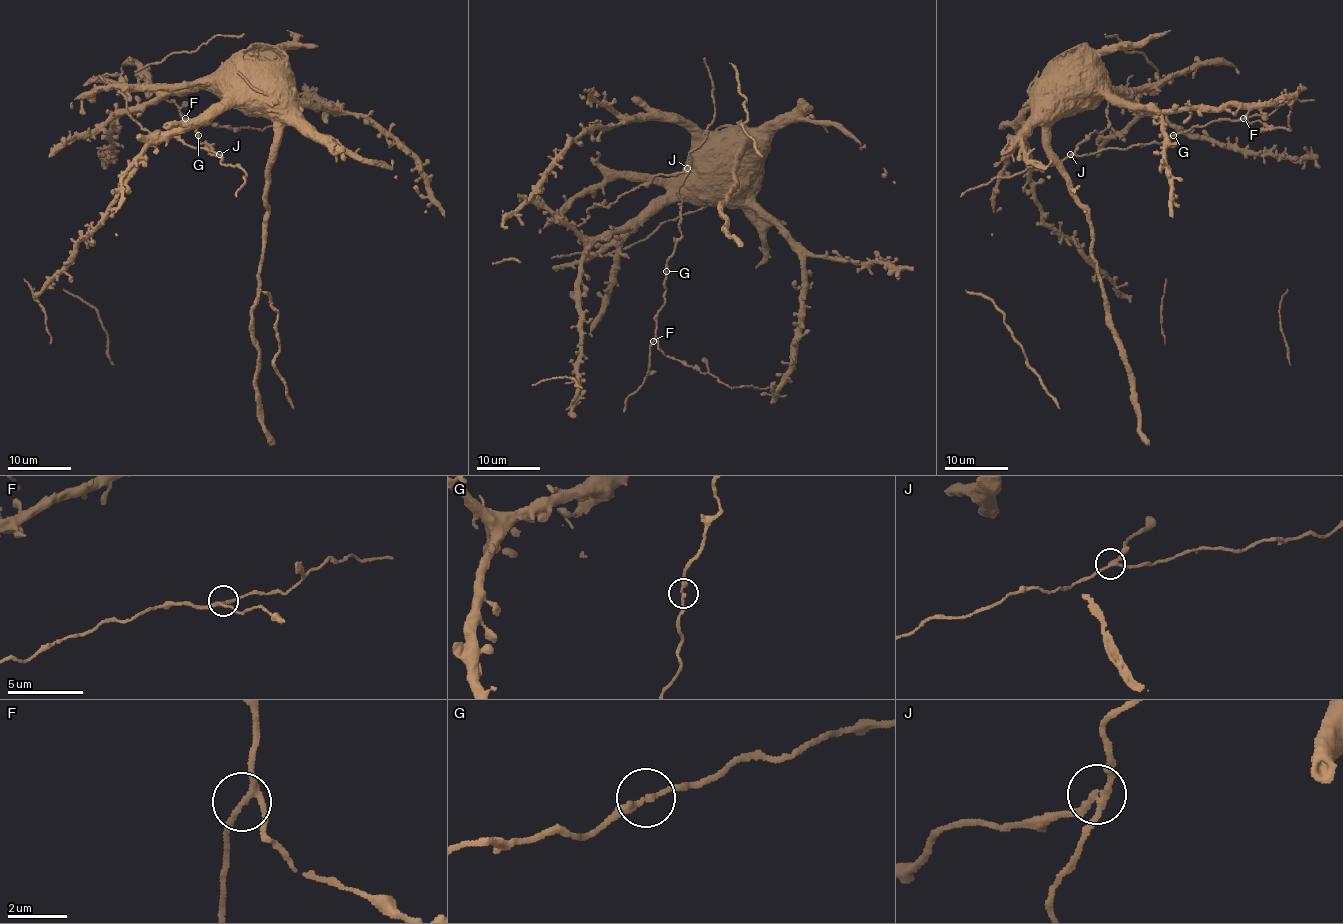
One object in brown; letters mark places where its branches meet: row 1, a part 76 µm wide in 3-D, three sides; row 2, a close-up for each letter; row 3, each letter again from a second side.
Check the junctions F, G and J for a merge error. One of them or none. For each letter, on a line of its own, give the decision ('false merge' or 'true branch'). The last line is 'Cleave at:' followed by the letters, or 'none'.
F: true branch
G: true branch
J: false merge
Cleave at: J

